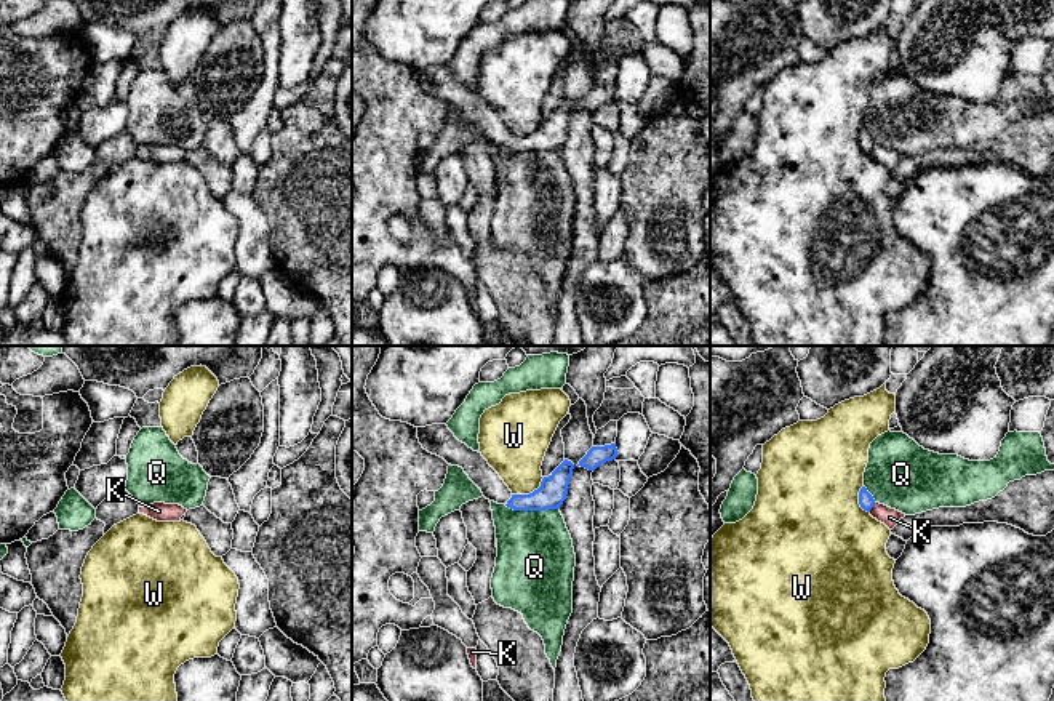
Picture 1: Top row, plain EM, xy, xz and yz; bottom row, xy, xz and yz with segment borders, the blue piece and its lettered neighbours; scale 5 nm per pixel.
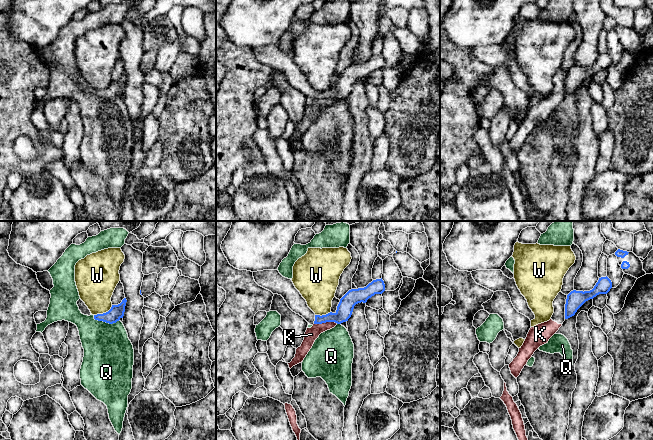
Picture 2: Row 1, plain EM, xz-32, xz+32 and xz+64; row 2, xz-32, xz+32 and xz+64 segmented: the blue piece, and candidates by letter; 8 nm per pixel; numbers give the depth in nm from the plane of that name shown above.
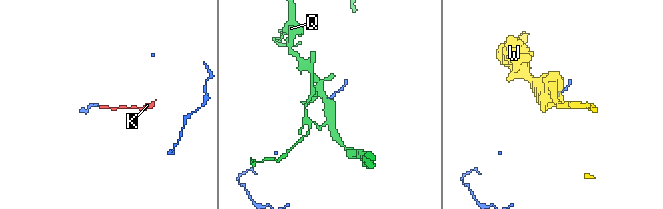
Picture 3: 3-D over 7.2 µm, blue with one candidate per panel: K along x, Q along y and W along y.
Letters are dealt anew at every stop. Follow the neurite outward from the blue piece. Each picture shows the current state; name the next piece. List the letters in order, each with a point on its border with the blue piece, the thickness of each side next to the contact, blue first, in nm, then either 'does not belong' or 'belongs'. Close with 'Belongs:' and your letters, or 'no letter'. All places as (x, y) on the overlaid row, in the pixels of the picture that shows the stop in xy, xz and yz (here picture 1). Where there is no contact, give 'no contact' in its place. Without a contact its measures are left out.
K: meets blue in yz at (872, 506); 80 nm thick on the blue side, 90 nm on the other; does not belong
Q: meets blue in xz at (531, 509); 140 nm thick on the blue side, 380 nm on the other; does not belong
W: meets blue in xz at (530, 493); 140 nm thick on the blue side, 300 nm on the other; does not belong
Belongs: no letter

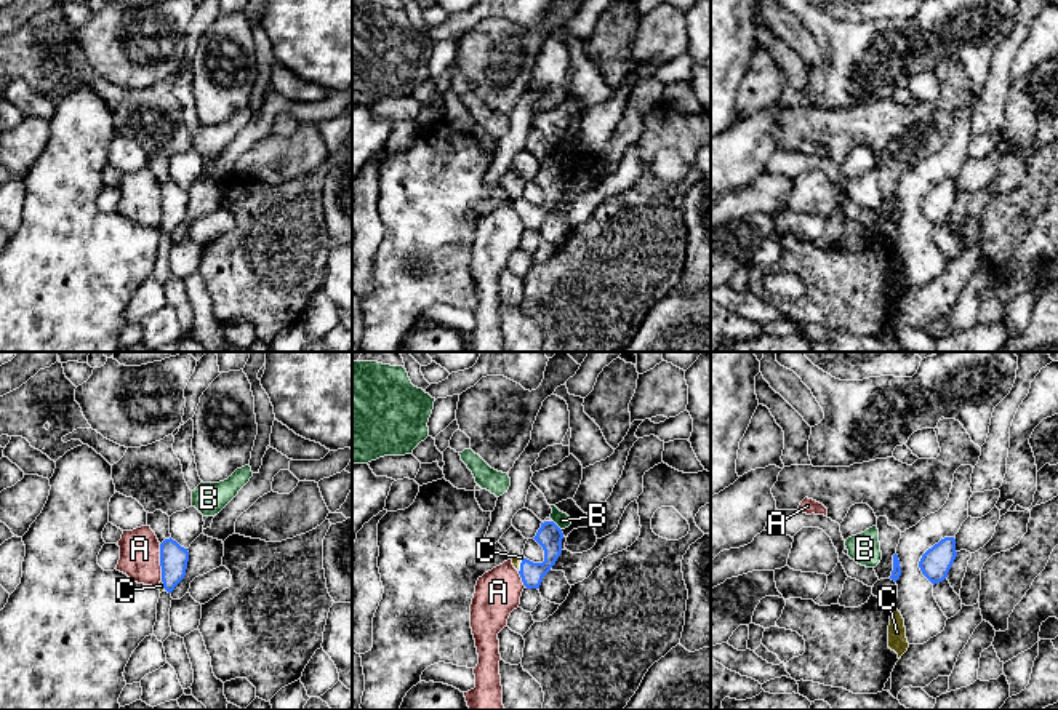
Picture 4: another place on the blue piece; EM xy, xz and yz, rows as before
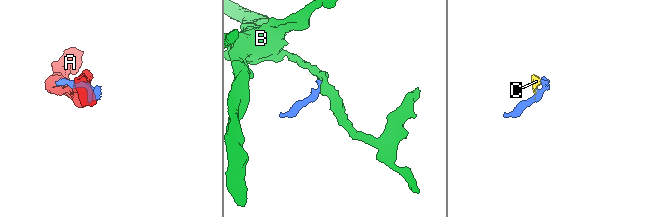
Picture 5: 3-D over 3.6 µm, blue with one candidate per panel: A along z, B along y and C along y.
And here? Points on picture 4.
A: meets blue in xy at (160, 562); 140 nm thick on the blue side, 200 nm on the other; does not belong
B: meets blue in xz at (556, 525); 130 nm thick on the blue side, 80 nm on the other; does not belong
C: meets blue in xz at (520, 565); 130 nm thick on the blue side, 50 nm on the other; belongs
Belongs: C

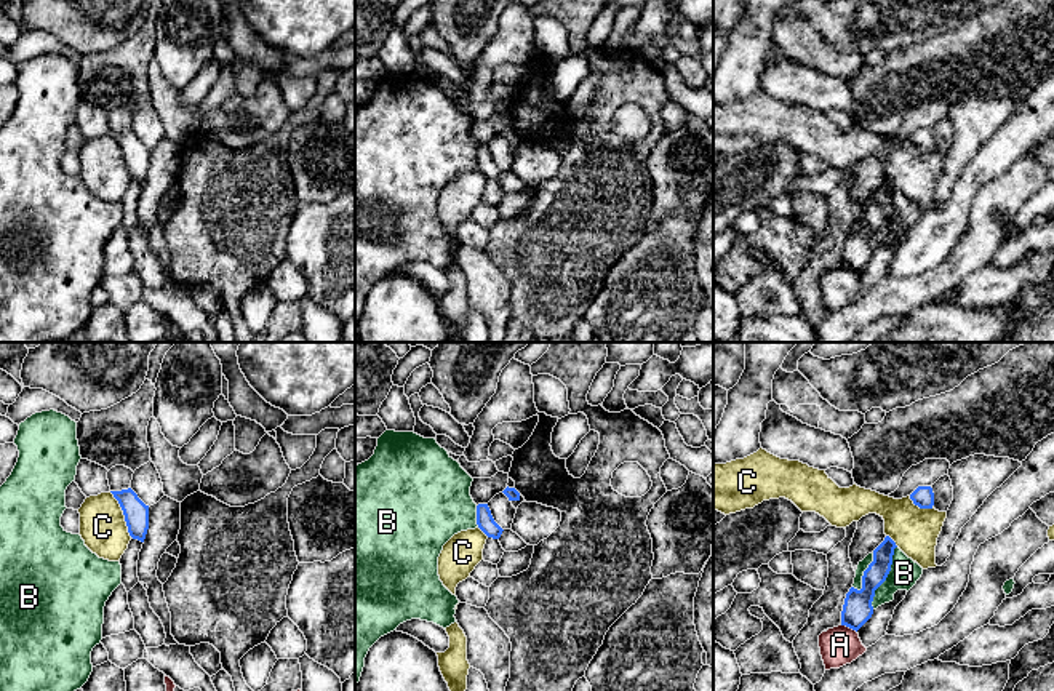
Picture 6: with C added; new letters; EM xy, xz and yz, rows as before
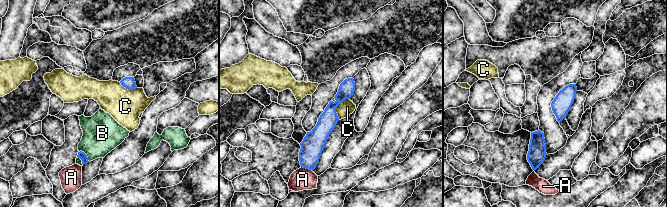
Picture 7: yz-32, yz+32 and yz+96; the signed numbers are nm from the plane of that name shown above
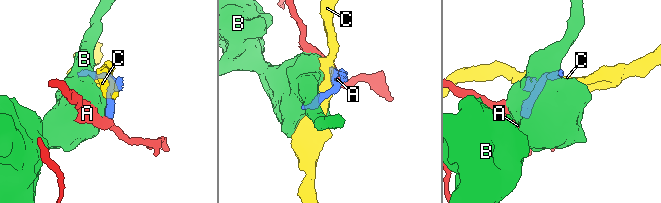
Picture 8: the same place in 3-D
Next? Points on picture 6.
A: meets blue in yz at (850, 627); 150 nm thick on the blue side, 190 nm on the other; does not belong
B: meets blue in yz at (886, 576); 150 nm thick on the blue side, 150 nm on the other; does not belong
C: meets blue in xy at (123, 514); 130 nm thick on the blue side, 240 nm on the other; does not belong
Belongs: no letter

